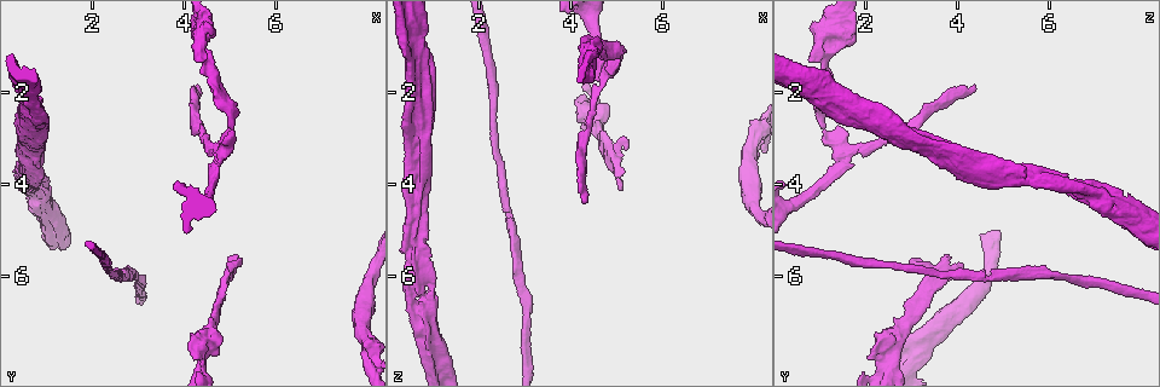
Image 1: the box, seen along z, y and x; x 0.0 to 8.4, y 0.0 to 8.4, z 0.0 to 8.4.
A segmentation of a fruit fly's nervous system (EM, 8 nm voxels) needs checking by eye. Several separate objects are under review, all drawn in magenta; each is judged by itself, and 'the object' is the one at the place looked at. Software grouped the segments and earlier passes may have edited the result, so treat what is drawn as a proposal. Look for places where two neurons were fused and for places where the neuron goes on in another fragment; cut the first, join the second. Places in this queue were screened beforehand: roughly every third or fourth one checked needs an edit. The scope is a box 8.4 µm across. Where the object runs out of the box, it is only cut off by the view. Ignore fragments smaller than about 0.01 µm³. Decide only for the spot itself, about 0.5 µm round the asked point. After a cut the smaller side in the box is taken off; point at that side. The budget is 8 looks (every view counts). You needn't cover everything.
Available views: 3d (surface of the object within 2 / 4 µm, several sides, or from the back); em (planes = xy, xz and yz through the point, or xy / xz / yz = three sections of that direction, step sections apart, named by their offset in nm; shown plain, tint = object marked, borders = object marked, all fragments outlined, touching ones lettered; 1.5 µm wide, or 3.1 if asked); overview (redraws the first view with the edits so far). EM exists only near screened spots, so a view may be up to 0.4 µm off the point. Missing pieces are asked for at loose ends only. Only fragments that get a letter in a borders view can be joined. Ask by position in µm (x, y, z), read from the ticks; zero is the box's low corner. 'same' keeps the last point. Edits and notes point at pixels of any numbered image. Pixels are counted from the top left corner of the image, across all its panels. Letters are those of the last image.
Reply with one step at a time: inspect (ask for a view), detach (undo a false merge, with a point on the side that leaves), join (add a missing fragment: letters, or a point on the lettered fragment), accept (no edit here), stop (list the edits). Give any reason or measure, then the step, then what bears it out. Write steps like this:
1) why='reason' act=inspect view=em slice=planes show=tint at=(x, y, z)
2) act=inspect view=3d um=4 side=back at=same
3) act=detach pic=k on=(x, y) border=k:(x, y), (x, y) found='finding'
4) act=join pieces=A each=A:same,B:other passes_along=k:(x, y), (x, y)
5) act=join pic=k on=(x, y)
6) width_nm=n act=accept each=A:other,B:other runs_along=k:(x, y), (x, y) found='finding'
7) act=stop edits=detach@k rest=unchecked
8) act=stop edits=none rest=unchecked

why='an open end' act=inspect view=3d um=2 side=back at=(5.25, 5.60, 3.05)

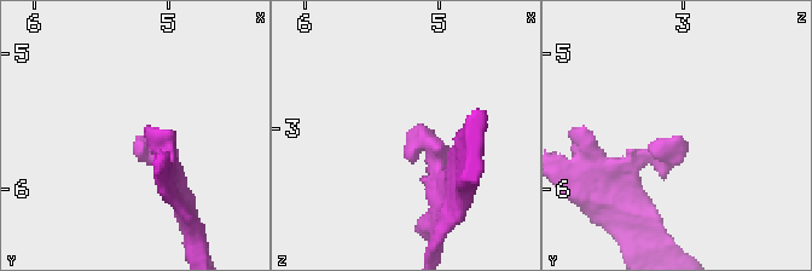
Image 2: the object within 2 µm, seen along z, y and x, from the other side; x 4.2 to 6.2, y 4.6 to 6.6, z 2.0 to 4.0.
act=inspect view=em slice=planes show=borders at=(5.20, 5.66, 3.00)

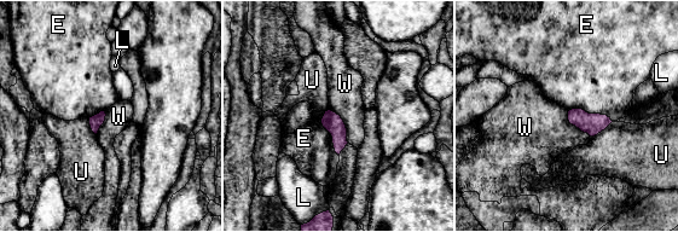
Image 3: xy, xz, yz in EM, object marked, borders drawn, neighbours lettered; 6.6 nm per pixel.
act=accept each=E:other,L:other,U:other,W:other border=3:(329, 109), (342, 120), (348, 141) found='none of them fits'

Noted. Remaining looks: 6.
why='a fork' act=inspect view=em slice=planes show=borders at=(4.85, 3.30, 1.50)

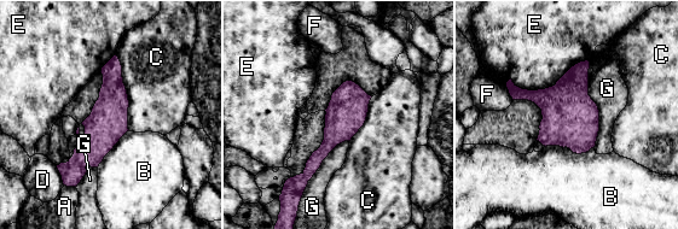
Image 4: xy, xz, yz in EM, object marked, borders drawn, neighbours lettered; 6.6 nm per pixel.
act=accept each=A:other,B:other,C:other,D:other,E:other,F:other,G:other runs_along=4:(115, 59), (102, 141), (69, 183) found='one neuron here'

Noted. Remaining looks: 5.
why='calibre changes' act=inspect view=em slice=planes show=plain at=(7.90, 7.40, 3.15)

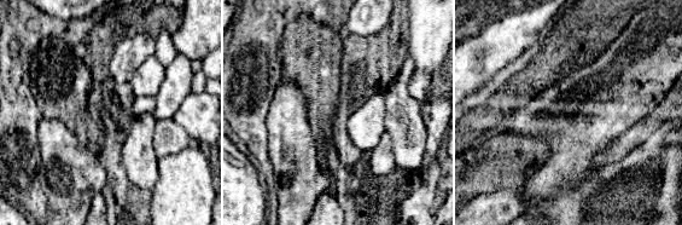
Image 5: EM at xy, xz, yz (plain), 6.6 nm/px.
act=inspect view=em slice=planes show=tint at=same

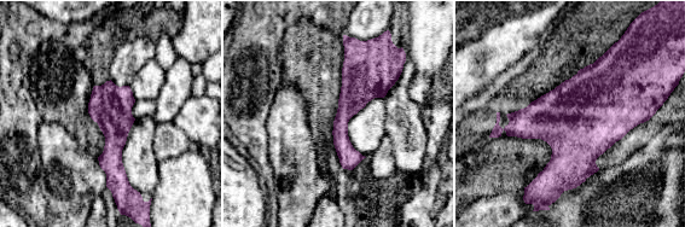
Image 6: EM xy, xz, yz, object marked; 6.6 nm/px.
act=inspect view=em slice=planes show=borders at=same

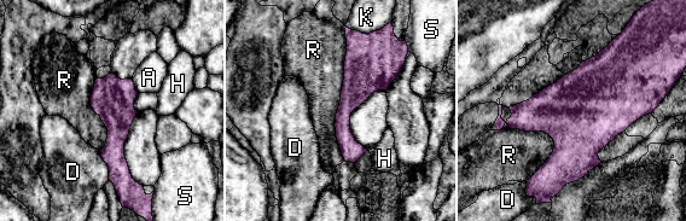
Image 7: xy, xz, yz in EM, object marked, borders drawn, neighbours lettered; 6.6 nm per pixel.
width_nm=110 longest_contact=R:900nm act=accept each=A:other,D:other,H:other,K:other,R:other,S:other found='one neuron here'

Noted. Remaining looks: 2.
act=stop edits=none rest=unchecked

